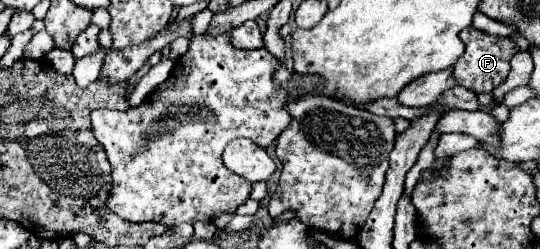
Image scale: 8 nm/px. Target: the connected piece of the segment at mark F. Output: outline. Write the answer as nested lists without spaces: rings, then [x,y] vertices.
[[[468,27],[460,33],[462,43],[466,45],[464,55],[454,65],[454,77],[458,83],[474,93],[490,93],[494,87],[504,83],[508,71],[510,71],[510,59],[518,51],[518,47],[508,37],[490,37],[474,27]]]

